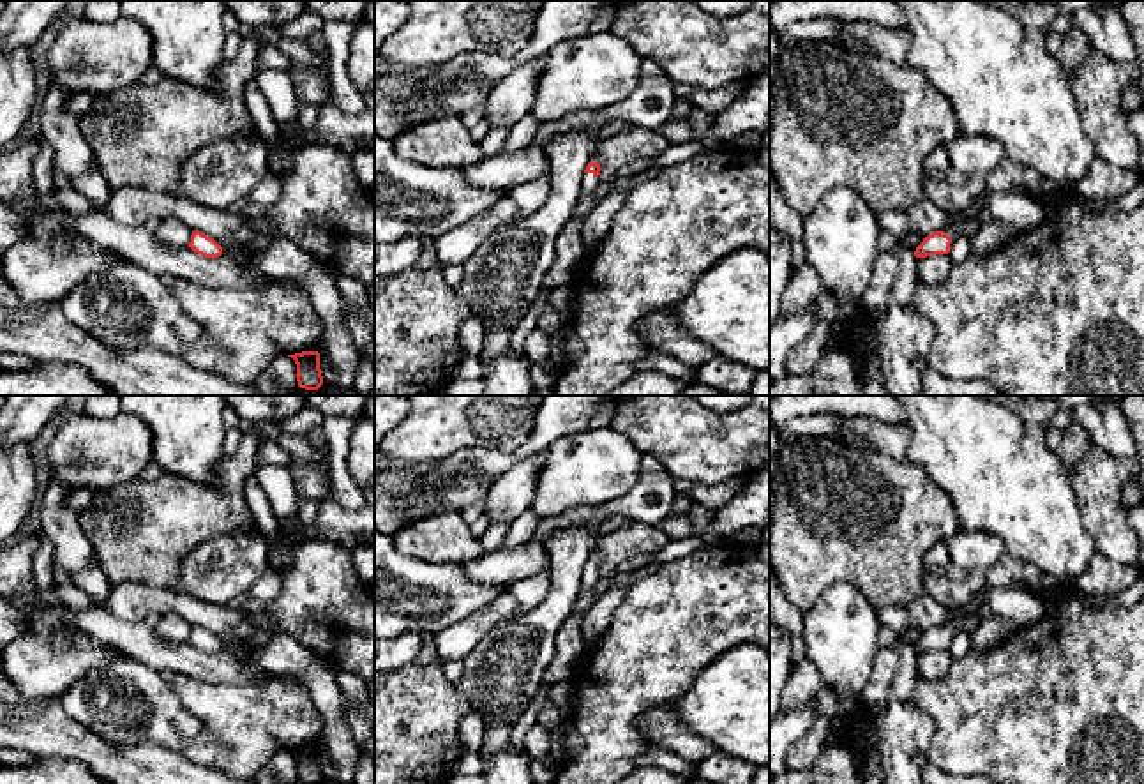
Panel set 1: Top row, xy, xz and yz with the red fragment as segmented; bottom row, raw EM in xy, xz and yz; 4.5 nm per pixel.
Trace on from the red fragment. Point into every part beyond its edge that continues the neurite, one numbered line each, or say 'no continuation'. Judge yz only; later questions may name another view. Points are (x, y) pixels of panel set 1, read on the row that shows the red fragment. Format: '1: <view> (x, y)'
1: yz (978, 205)

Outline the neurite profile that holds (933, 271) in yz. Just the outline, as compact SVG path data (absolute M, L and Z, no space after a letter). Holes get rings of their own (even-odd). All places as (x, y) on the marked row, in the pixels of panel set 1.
M934 254L918 258L918 281L922 286L937 286L941 284L953 268L953 263L948 254Z

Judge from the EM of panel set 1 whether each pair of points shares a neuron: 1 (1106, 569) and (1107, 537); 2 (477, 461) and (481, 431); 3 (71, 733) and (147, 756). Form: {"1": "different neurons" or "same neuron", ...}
{"1": "different neurons", "2": "different neurons", "3": "same neuron"}

